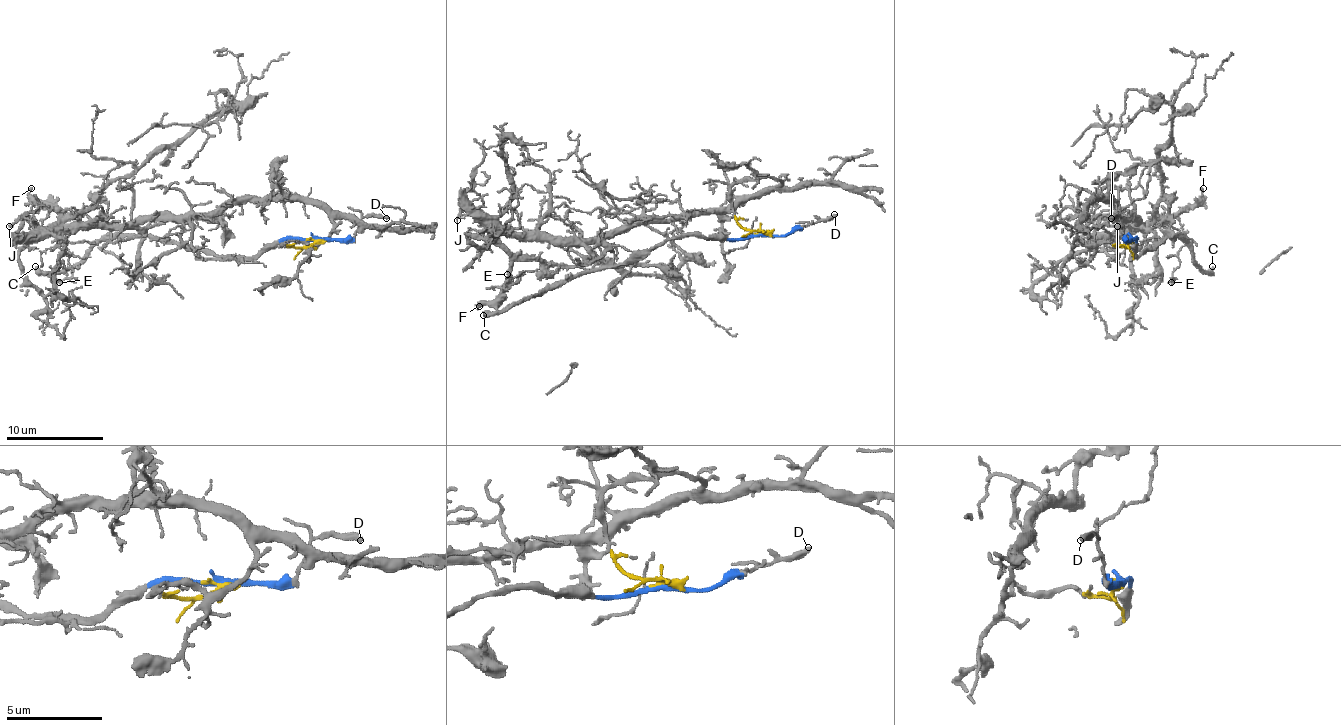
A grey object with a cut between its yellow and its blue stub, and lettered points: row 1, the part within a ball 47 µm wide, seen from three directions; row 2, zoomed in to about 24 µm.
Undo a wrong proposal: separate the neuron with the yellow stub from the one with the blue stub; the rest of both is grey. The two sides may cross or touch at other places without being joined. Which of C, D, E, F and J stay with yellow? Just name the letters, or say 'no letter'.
E, F, J

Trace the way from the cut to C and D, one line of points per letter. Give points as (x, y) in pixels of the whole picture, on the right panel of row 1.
C: (1132, 241), (1135, 239), (1132, 256), (1162, 239), (1181, 239), (1206, 271), (1213, 266)
D: (1132, 241), (1123, 234), (1120, 217), (1111, 217)

